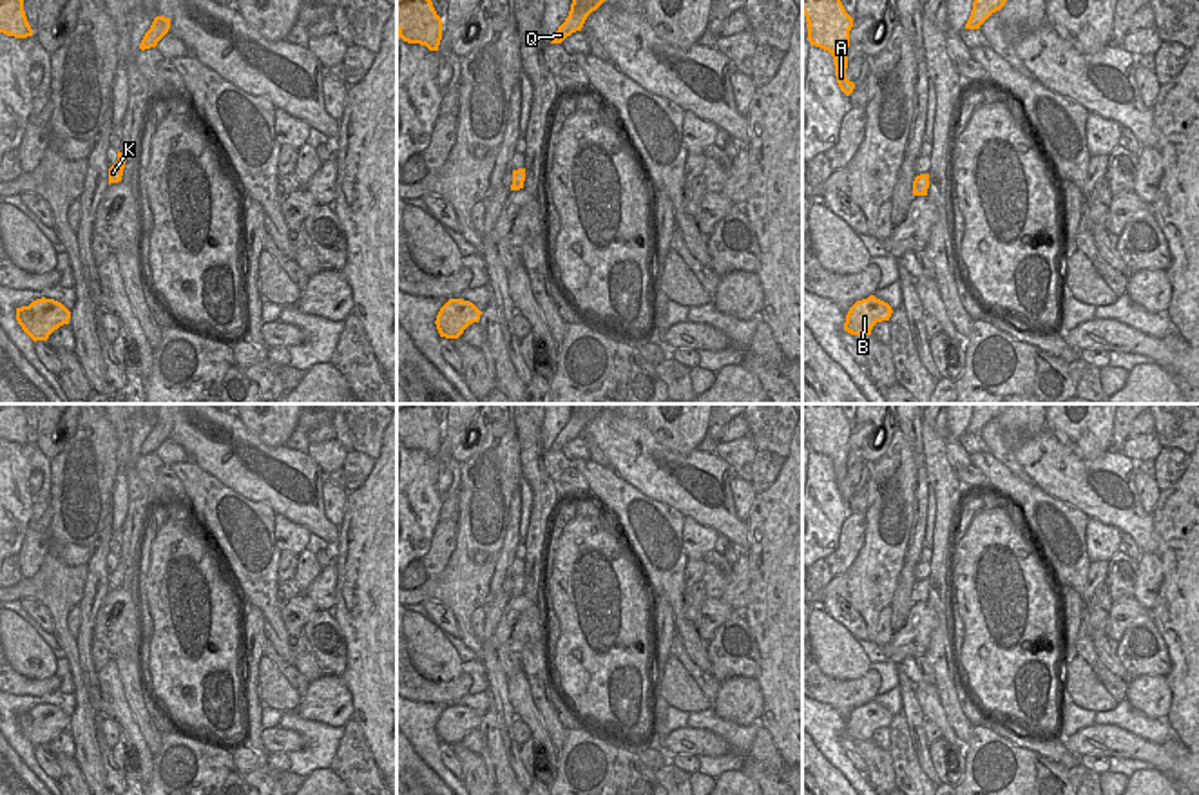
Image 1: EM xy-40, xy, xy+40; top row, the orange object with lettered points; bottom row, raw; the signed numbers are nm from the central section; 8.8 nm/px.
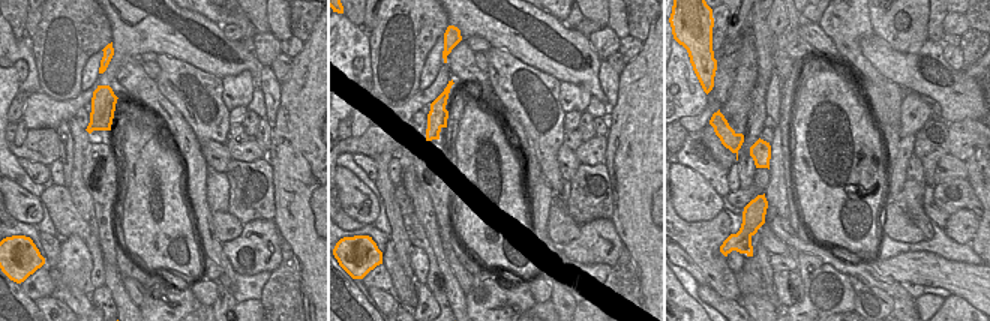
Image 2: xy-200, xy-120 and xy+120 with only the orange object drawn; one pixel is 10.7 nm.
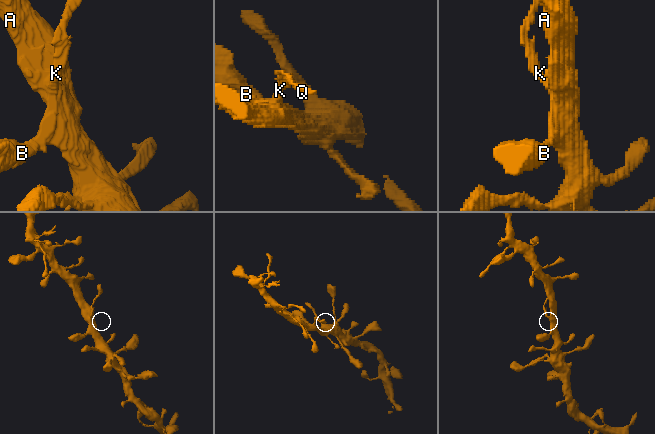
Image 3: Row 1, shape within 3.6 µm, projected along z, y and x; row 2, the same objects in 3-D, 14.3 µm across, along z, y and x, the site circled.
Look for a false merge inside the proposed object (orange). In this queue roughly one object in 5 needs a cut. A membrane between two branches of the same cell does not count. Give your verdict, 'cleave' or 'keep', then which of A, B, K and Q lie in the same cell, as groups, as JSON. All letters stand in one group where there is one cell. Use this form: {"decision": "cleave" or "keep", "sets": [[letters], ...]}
{"decision": "keep", "sets": [["A", "B", "K", "Q"]]}

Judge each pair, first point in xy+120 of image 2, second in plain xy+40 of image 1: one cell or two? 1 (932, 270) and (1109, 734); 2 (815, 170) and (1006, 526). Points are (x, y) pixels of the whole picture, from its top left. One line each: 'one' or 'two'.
1: one
2: one

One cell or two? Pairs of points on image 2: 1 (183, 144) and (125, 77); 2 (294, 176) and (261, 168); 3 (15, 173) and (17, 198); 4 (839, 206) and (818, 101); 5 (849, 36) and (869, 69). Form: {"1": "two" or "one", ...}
{"1": "one", "2": "two", "3": "two", "4": "one", "5": "one"}

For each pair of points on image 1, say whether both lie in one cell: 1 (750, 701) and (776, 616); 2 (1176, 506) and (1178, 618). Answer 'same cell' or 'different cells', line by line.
1: different cells
2: same cell

